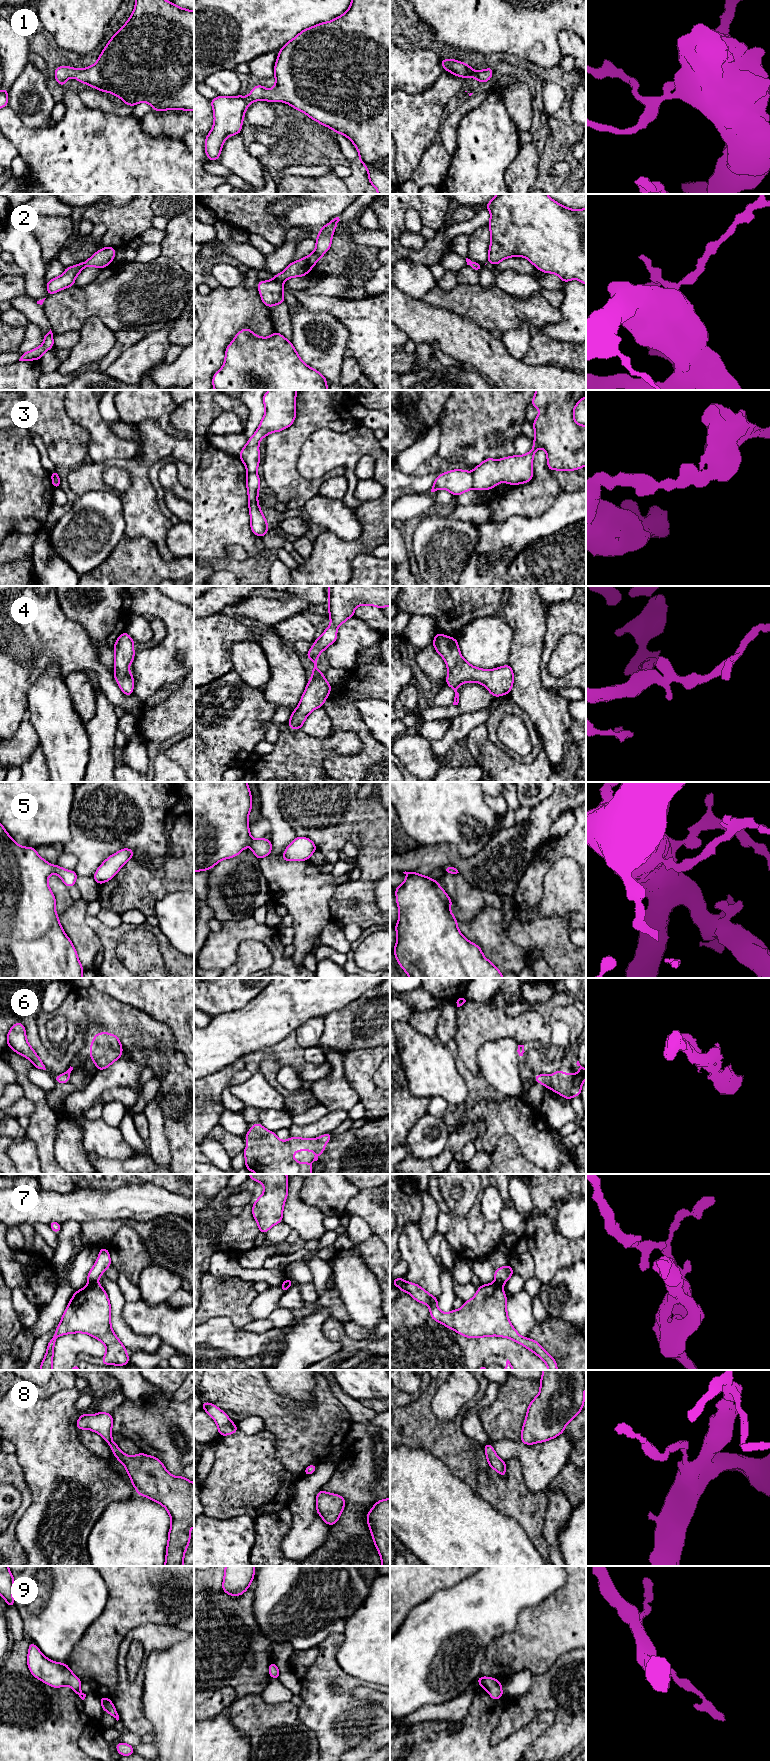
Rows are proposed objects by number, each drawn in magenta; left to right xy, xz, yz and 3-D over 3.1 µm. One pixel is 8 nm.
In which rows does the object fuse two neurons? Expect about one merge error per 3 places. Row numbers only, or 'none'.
3, 7

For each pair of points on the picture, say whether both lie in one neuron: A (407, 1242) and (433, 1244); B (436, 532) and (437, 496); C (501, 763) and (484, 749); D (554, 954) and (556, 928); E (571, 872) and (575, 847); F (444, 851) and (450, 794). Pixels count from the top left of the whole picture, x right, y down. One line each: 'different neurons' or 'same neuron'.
A: different neurons
B: different neurons
C: same neuron
D: same neuron
E: different neurons
F: different neurons

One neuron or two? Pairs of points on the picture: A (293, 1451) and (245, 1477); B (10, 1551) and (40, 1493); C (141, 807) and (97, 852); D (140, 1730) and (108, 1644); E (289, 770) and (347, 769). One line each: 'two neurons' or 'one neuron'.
A: two neurons
B: two neurons
C: one neuron
D: two neurons
E: two neurons

